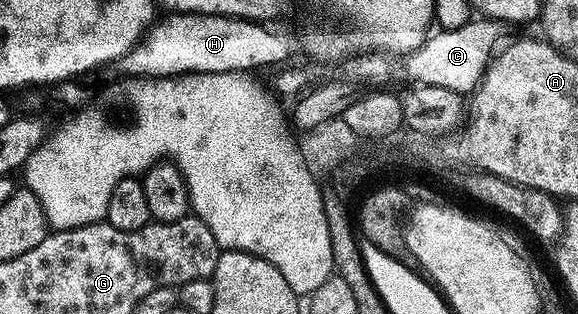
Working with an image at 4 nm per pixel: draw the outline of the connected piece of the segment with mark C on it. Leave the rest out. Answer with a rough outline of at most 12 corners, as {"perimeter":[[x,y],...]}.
{"perimeter":[[473,18],[404,57],[410,83],[472,93],[500,23]]}

